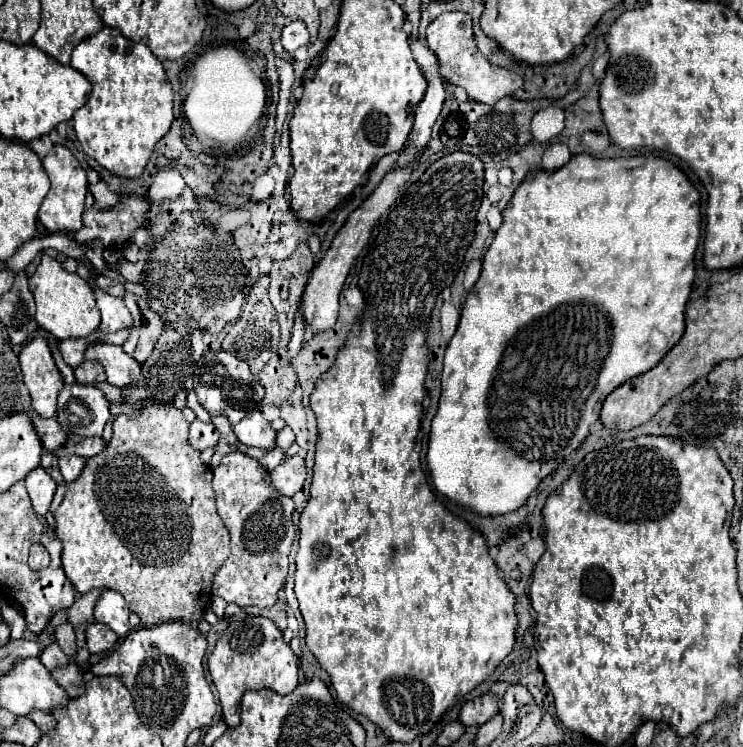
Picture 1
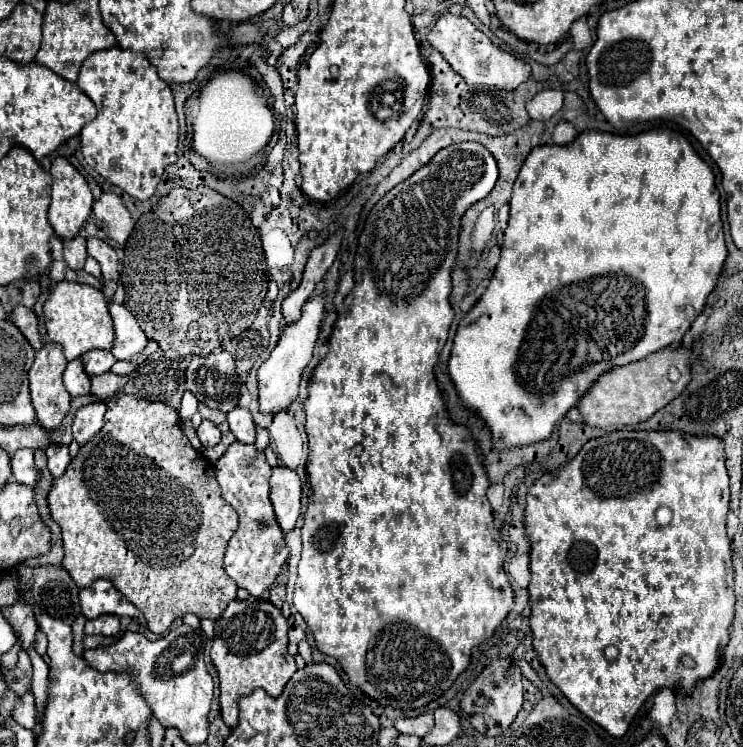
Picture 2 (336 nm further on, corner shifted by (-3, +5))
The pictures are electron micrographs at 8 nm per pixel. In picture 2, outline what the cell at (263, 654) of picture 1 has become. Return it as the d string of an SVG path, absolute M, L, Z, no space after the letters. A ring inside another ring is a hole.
M258 598L230 602L224 614L216 620L216 638L210 650L212 664L220 678L220 712L226 726L238 724L238 700L254 688L264 688L270 696L278 696L286 682L296 672L294 656L288 654L288 622L282 612Z

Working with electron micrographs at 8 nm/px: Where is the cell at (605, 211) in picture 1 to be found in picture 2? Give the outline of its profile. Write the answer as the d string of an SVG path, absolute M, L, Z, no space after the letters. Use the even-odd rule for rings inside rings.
M670 128L648 130L636 136L616 136L600 130L584 130L568 146L538 146L528 154L514 182L510 220L504 232L502 254L494 276L490 278L482 298L460 320L454 338L448 374L462 406L486 424L492 436L492 448L496 450L532 446L548 440L558 420L562 420L570 408L578 406L584 394L588 394L588 390L604 372L616 366L638 362L674 342L682 342L684 334L702 312L708 294L714 290L724 260L726 246L720 222L720 194L714 184L714 174L712 168L694 152L684 134ZM548 188L552 188L552 196L546 196Z

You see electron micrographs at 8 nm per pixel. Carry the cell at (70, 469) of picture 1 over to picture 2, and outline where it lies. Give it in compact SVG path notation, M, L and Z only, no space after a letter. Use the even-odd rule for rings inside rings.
M50 446L46 450L46 456L48 456L48 470L52 472L54 478L62 476L72 460L68 454L68 446Z

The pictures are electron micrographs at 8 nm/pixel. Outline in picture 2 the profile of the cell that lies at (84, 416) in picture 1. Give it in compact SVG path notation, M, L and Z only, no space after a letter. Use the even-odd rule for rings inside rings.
M104 402L86 404L76 412L72 434L74 434L74 440L80 446L86 444L94 434L100 432L100 428L104 426L104 414L106 414L106 404Z

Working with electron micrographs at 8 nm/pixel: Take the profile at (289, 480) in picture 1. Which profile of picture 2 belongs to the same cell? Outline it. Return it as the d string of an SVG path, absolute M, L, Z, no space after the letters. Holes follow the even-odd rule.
M286 466L272 468L270 500L274 504L280 528L284 532L292 530L300 516L300 502L302 502L302 484L296 470Z

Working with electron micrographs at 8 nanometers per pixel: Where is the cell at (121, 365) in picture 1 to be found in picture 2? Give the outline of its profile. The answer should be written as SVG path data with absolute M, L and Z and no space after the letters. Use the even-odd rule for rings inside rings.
M92 350L92 352L86 352L82 356L84 360L84 370L88 376L98 376L98 374L104 374L112 368L112 364L116 362L116 358L112 356L110 350Z

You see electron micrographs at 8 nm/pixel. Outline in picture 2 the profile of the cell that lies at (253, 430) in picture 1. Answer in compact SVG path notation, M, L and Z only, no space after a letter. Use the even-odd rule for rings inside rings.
M236 408L228 414L228 424L230 430L234 432L236 440L244 442L244 444L254 444L254 436L256 436L256 424L254 418L250 414L248 408Z

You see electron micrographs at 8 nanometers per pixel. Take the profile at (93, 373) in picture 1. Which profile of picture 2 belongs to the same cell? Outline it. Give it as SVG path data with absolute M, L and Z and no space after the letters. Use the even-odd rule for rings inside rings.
M112 372L100 374L100 376L92 376L92 394L98 396L100 400L110 400L116 394L120 394L120 390L124 388L124 384L128 382L128 376L118 376Z

